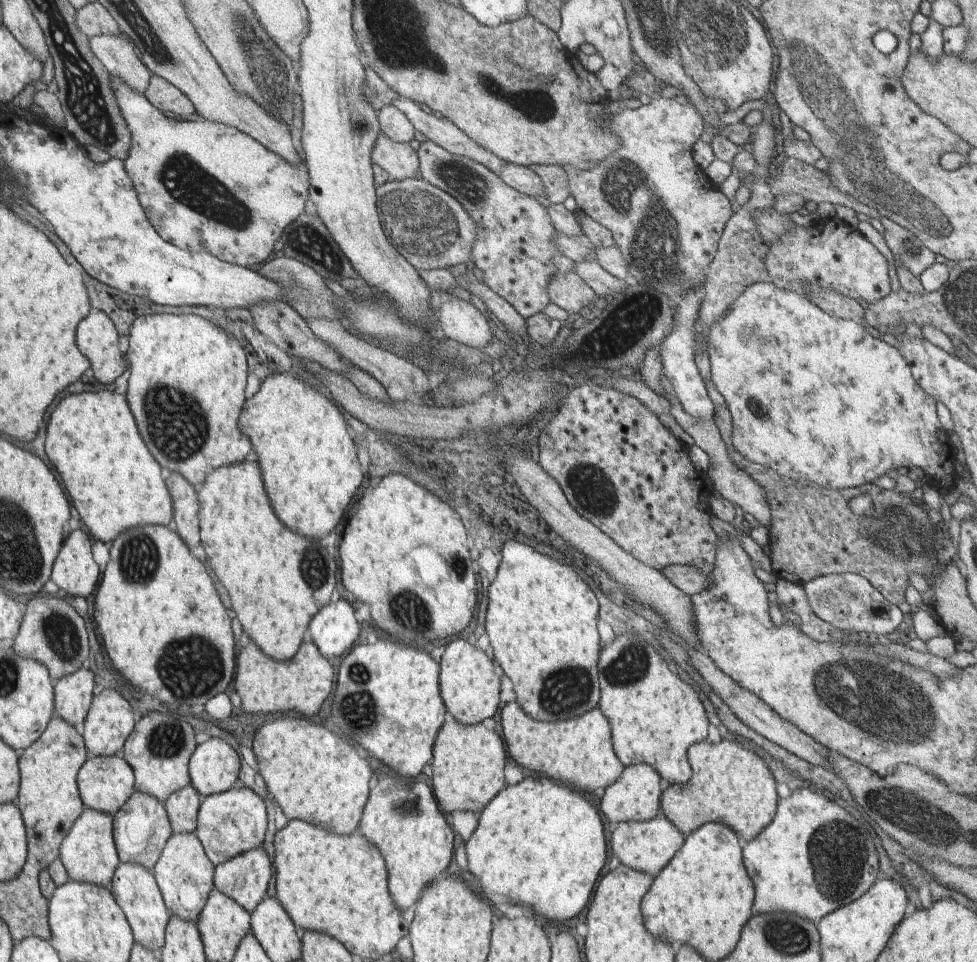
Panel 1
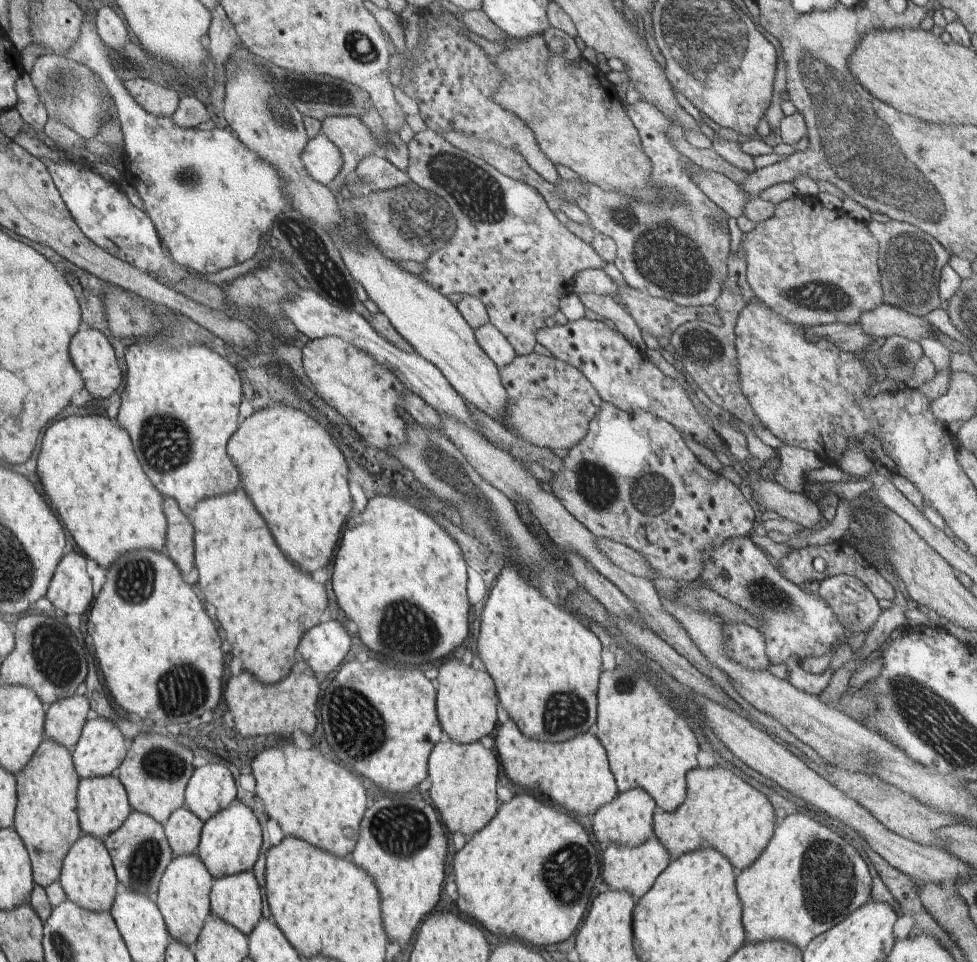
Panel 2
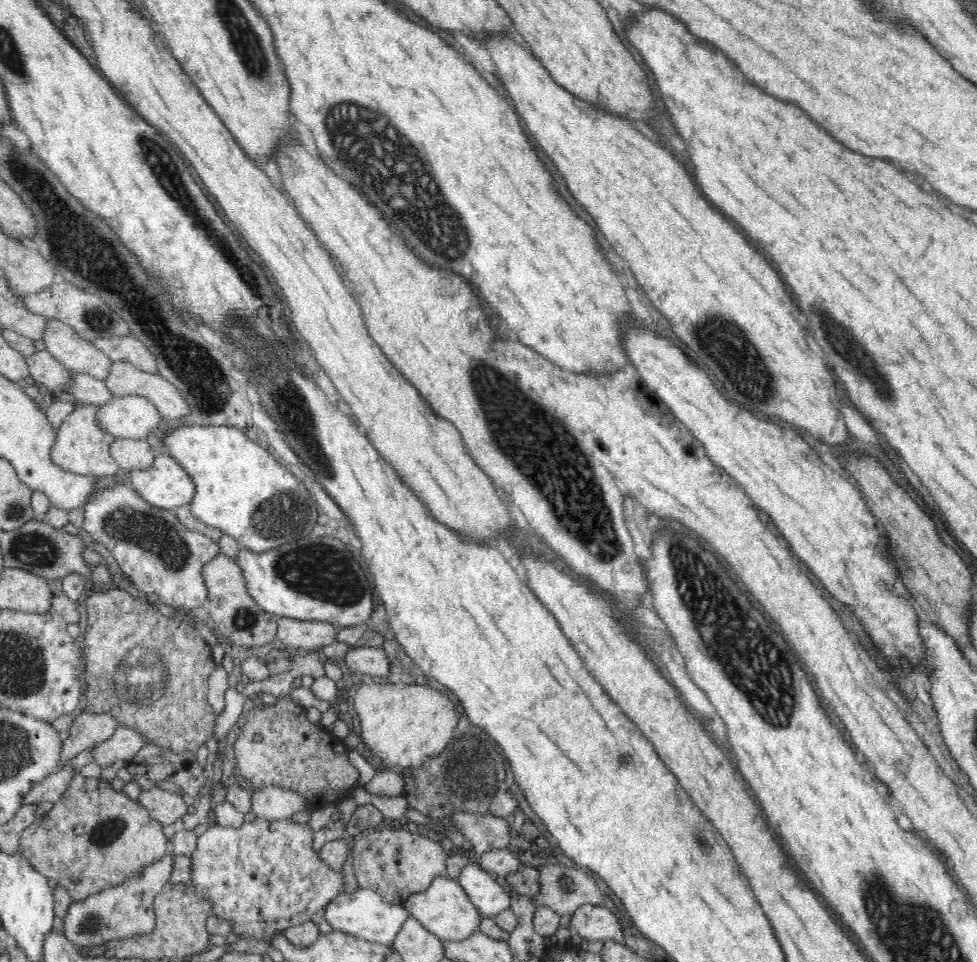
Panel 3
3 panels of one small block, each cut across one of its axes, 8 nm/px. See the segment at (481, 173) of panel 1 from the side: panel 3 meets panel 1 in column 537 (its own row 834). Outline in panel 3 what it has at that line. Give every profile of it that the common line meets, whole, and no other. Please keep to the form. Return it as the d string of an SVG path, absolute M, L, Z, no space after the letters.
M258 818L253 824L244 824L242 827L225 827L218 824L212 824L197 838L196 850L191 854L191 866L189 868L189 878L193 882L193 892L205 904L209 905L210 916L218 917L221 920L229 923L229 928L234 934L240 934L245 938L255 938L256 940L265 940L268 944L274 941L286 928L290 926L298 926L303 922L310 921L310 916L316 914L318 910L326 906L336 894L342 893L346 880L342 875L340 868L328 867L318 853L315 851L312 827L308 826L308 822L300 823L294 822L292 819L277 819L276 821L269 821L266 819Z

